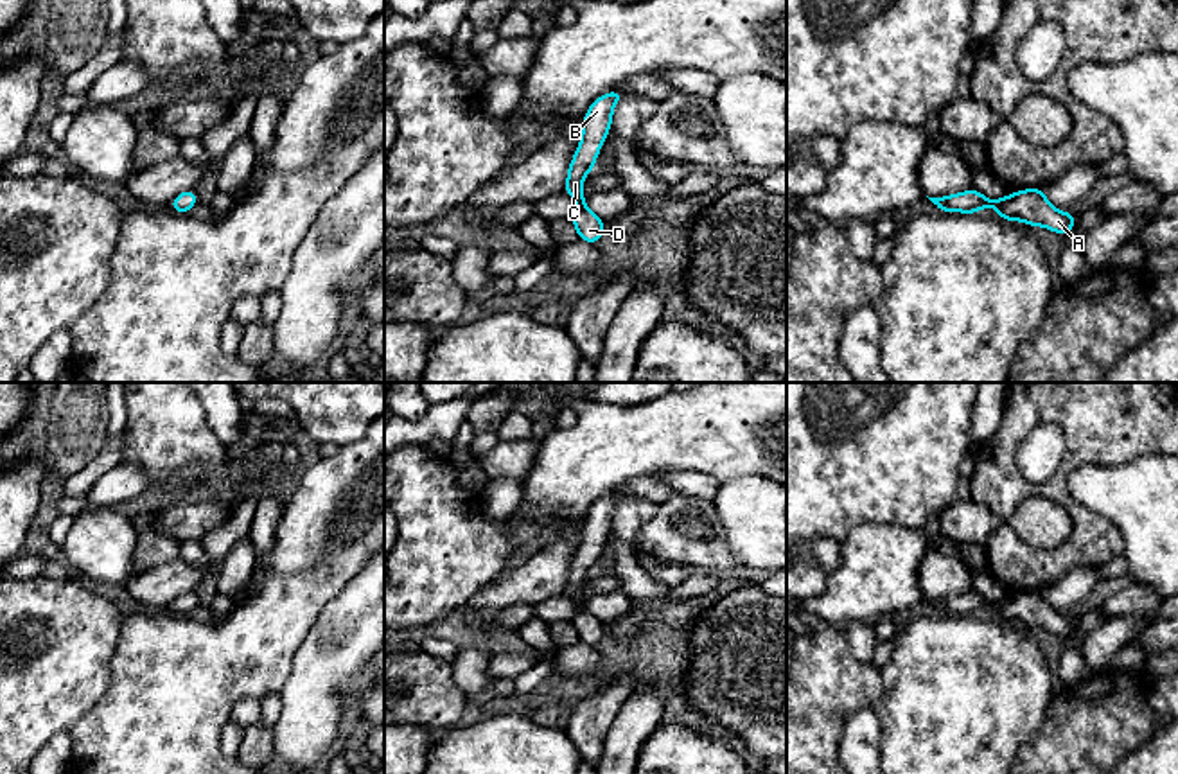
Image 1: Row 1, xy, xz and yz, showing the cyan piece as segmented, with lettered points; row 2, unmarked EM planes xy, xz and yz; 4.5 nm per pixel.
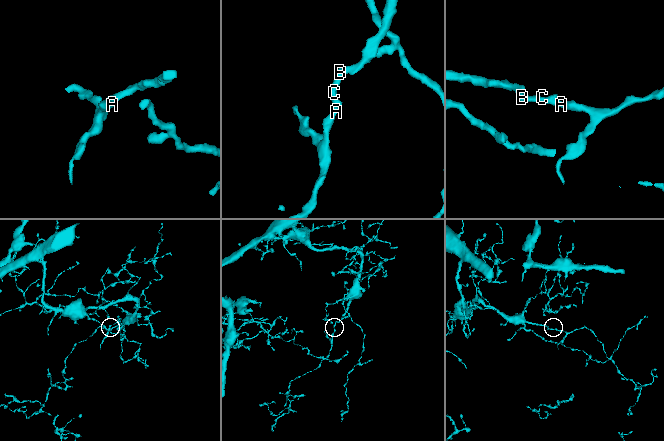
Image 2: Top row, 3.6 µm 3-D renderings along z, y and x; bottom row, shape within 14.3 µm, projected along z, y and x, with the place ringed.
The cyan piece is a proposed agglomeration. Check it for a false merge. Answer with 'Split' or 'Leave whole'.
Split

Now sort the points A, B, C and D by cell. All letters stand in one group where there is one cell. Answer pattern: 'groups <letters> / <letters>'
groups A C D / B

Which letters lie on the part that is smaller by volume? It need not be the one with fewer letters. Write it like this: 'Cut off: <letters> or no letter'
Cut off: A, C, D

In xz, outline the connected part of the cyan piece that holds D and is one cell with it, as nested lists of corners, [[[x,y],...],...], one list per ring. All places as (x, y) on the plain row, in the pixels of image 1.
[[[576,551],[567,571],[564,594],[567,594],[576,605],[575,616],[571,618],[571,625],[575,627],[578,639],[585,645],[596,646],[605,632],[603,623],[587,611],[585,600],[582,596],[582,584],[593,571],[594,569],[585,560],[584,553]]]

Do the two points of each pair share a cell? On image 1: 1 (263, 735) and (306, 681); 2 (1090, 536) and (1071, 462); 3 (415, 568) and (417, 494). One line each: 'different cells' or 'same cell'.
1: different cells
2: same cell
3: same cell

